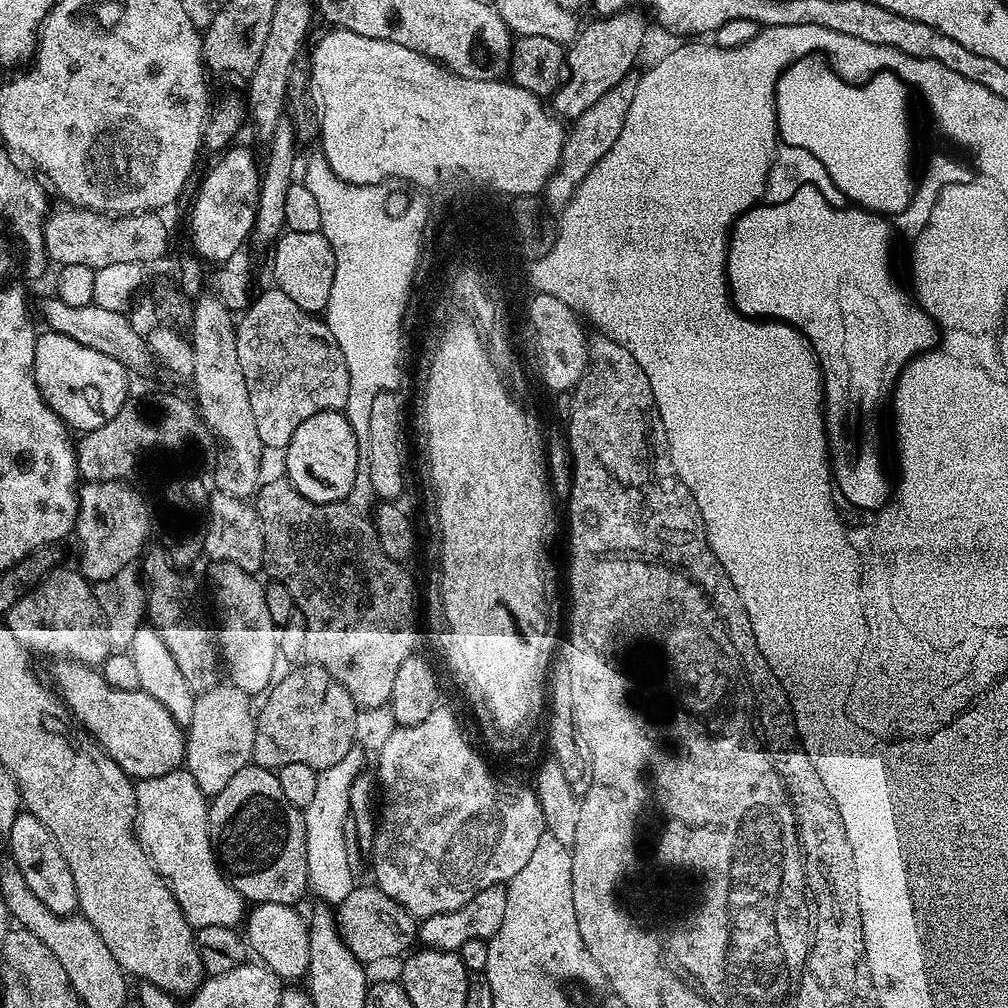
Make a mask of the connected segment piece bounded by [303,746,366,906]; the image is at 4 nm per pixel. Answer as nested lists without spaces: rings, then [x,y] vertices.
[[[352,747],[342,758],[342,762],[334,762],[334,766],[323,769],[318,775],[318,790],[314,794],[314,802],[303,809],[306,822],[306,862],[308,863],[308,887],[313,893],[321,896],[321,901],[332,906],[338,906],[358,886],[358,879],[352,873],[352,860],[348,857],[348,836],[344,833],[344,823],[350,820],[350,790],[356,777],[361,775],[365,753],[359,747]]]

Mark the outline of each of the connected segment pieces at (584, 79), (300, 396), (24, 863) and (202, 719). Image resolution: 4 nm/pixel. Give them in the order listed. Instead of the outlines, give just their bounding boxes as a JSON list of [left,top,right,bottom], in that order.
[[550,10,644,122],[236,287,350,449],[7,810,80,916],[186,682,258,798]]

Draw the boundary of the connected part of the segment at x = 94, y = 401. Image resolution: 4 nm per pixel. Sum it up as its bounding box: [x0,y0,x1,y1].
[34,330,130,433]

